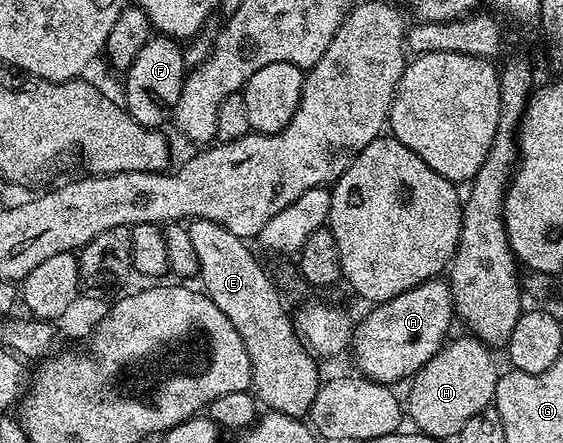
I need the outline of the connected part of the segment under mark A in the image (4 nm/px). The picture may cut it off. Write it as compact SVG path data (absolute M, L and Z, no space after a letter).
M440 277L428 278L423 284L403 292L386 302L378 302L372 307L373 310L366 316L362 322L356 323L353 331L353 341L351 343L351 355L353 362L358 366L356 368L362 375L371 381L382 382L386 384L404 383L412 379L418 370L435 356L446 341L445 333L449 330L449 325L455 322L455 311L453 308L453 293L449 291L448 281Z

